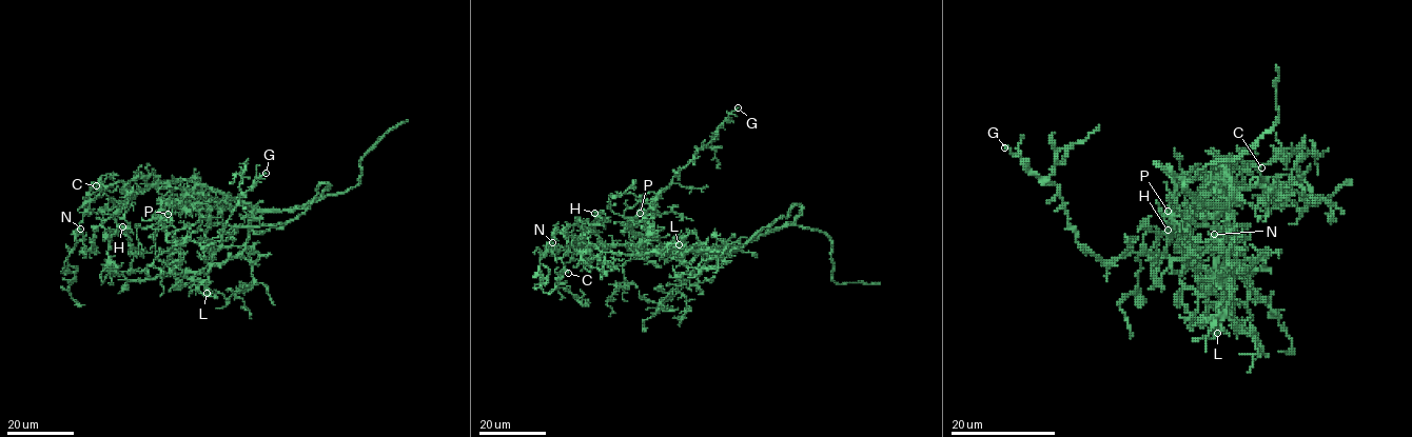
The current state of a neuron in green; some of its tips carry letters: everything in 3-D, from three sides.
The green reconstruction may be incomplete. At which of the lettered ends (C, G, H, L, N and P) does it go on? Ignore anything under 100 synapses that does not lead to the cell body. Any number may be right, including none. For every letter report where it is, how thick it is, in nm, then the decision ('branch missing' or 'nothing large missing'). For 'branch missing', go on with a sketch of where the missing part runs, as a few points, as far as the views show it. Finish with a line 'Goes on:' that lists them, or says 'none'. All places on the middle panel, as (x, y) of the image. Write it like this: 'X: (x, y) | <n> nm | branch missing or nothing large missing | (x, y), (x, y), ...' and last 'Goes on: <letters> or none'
C: (568, 273) | 150 nm | nothing large missing
G: (738, 107) | 160 nm | nothing large missing
H: (594, 213) | 190 nm | nothing large missing
L: (679, 244) | 120 nm | nothing large missing
N: (552, 242) | 150 nm | nothing large missing
P: (640, 213) | 140 nm | nothing large missing
Goes on: none

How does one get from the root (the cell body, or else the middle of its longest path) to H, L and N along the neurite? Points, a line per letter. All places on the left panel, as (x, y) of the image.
H: (206, 186), (185, 181), (155, 183), (137, 192), (120, 211), (102, 223), (110, 235), (130, 226), (122, 226)
L: (206, 186), (235, 197), (252, 214), (246, 246), (235, 256), (211, 267), (207, 293)
N: (206, 186), (192, 181), (170, 181), (132, 194), (124, 183), (115, 181), (91, 202), (76, 232), (80, 229)

